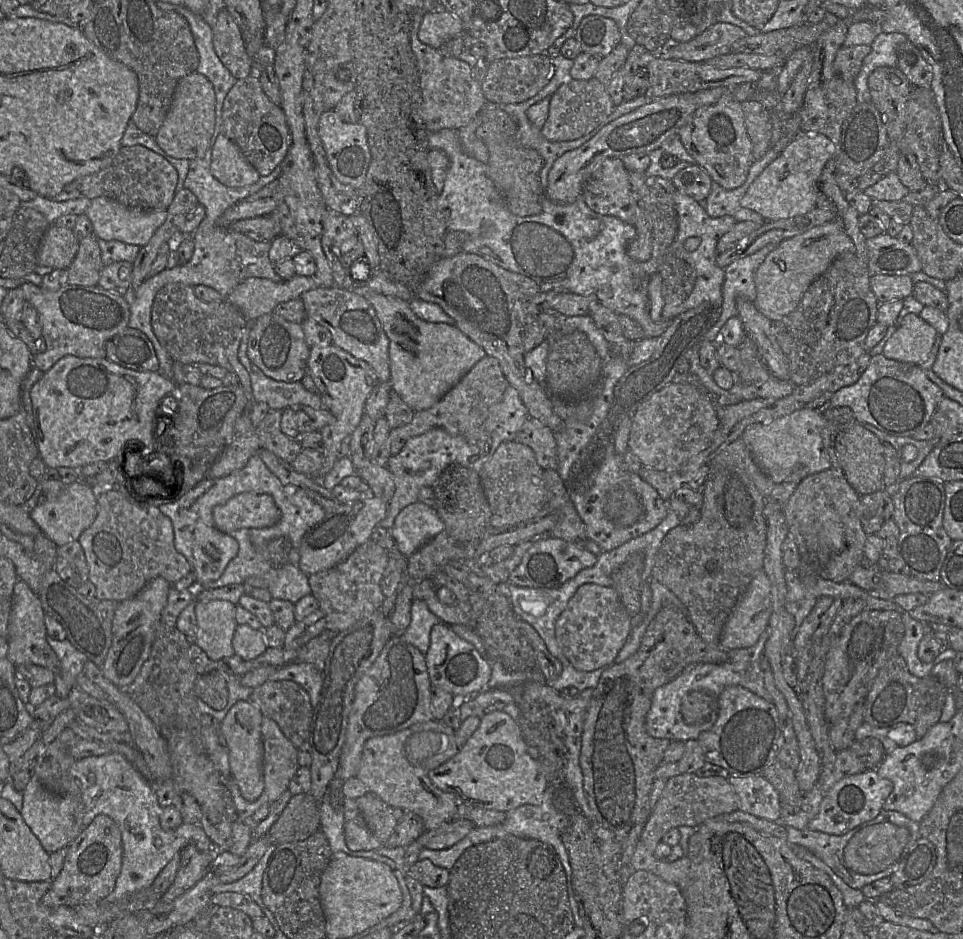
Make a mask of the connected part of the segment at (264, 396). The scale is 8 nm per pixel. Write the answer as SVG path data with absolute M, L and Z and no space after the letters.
M247 321L238 350L238 358L249 373L254 402L265 402L271 410L300 406L309 406L316 410L323 408L321 396L308 391L300 381L293 383L276 381L266 376L250 361L247 356L247 347L253 322Z

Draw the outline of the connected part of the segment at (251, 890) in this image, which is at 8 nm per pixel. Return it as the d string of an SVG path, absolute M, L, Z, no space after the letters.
M268 841L268 846L264 854L245 876L231 883L214 886L212 894L220 894L223 892L247 894L261 909L266 908L261 899L262 878L265 866L278 844L274 841Z

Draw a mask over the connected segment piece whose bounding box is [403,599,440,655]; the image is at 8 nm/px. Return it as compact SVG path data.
M413 599L411 621L403 633L403 638L424 655L430 646L430 632L440 619L430 611L424 600Z

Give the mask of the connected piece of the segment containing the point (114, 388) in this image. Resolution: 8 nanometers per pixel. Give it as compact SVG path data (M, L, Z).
M67 355L62 357L57 361L48 371L44 372L39 380L33 385L30 391L30 397L32 402L32 412L34 418L34 428L33 436L35 438L35 443L39 450L39 457L45 463L47 467L58 468L58 467L70 467L73 469L80 470L83 466L97 463L97 462L110 462L116 459L118 455L124 456L126 448L129 446L131 451L133 448L147 448L147 451L154 451L156 448L157 452L167 453L165 445L167 443L167 434L162 433L161 430L166 427L166 424L160 424L155 427L154 430L154 419L156 409L161 403L162 399L171 394L176 394L177 392L176 383L164 377L158 372L139 372L128 368L124 368L116 363L109 361L107 358L80 358L73 355Z

